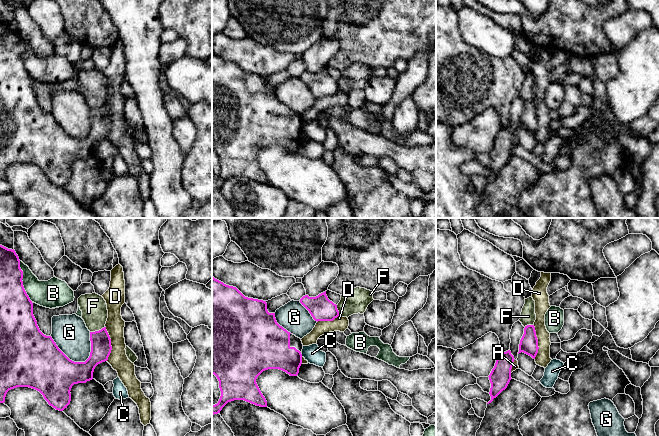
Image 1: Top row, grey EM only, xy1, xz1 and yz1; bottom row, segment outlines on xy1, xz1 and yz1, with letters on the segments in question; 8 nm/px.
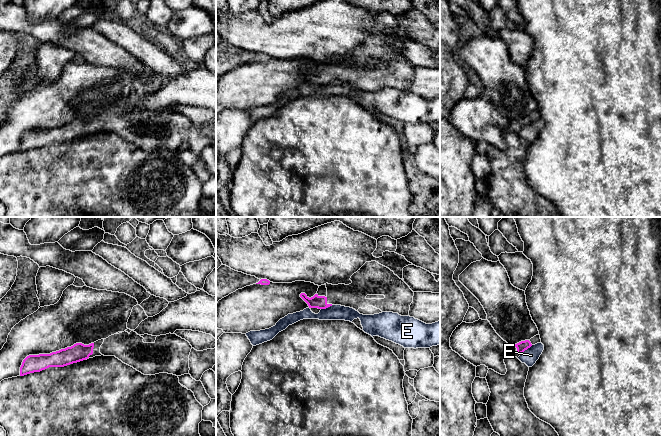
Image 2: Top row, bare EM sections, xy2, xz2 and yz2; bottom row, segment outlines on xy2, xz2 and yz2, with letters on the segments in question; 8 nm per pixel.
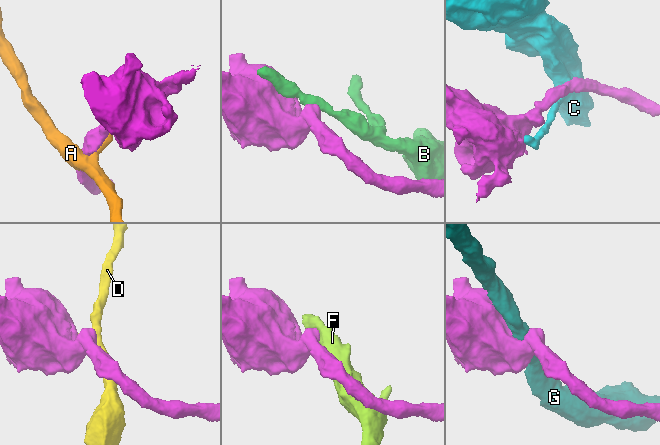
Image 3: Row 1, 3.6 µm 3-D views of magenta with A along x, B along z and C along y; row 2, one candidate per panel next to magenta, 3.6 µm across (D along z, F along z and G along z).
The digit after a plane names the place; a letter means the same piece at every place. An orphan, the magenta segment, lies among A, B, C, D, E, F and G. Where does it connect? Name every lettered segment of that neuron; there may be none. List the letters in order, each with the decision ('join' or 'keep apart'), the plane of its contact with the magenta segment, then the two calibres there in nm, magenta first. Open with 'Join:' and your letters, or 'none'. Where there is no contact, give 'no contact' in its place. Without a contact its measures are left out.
Join: none
A: keep apart; meets magenta in yz1; 170 nm thick on the magenta side, 50 nm on the other
B: keep apart; meets magenta in xy1; 280 nm thick on the magenta side, 220 nm on the other
C: keep apart; meets magenta in xz1; 300 nm thick on the magenta side, 140 nm on the other
D: keep apart; meets magenta in xy1; 160 nm thick on the magenta side, 150 nm on the other
E: keep apart; meets magenta in yz2; 80 nm thick on the magenta side, 120 nm on the other
F: keep apart; meets magenta in xy1; 160 nm thick on the magenta side, 200 nm on the other
G: keep apart; meets magenta in xy1; 420 nm thick on the magenta side, 280 nm on the other

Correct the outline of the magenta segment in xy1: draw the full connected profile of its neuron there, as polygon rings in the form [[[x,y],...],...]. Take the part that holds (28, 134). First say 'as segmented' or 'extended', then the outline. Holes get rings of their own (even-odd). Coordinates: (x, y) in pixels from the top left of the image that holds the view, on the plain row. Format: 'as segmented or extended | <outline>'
as segmented | [[[0,21],[0,179],[5,178],[9,166],[29,163],[39,167],[50,182],[63,187],[70,180],[72,162],[92,156],[95,143],[108,136],[111,115],[106,103],[90,108],[89,134],[85,138],[70,136],[51,112],[40,107],[22,55],[23,47],[15,26]]]

